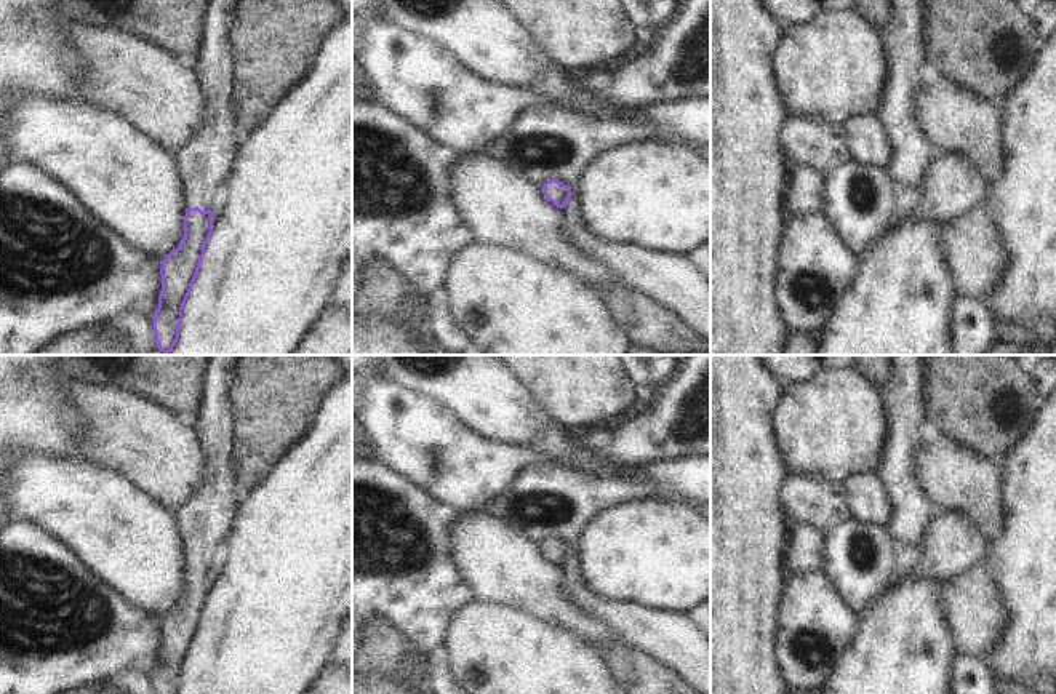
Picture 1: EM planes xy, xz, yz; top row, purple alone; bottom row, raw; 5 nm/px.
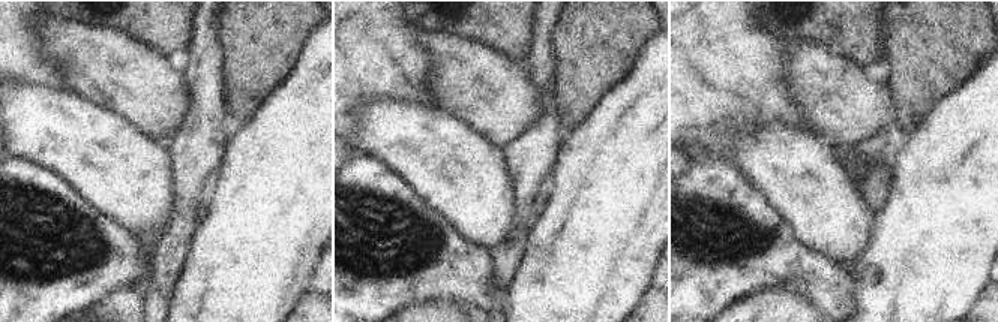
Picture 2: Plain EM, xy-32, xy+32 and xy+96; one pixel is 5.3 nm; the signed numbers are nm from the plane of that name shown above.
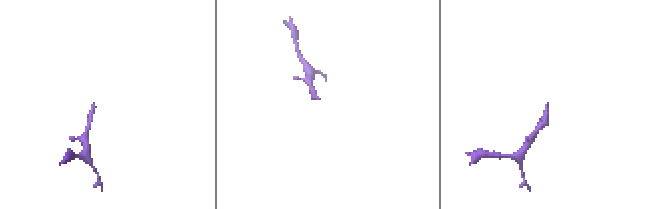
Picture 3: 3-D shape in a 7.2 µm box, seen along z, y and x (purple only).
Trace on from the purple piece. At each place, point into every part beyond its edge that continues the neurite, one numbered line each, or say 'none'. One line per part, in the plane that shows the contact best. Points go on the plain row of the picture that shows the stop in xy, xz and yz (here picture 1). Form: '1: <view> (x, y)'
1: xy (207, 520)

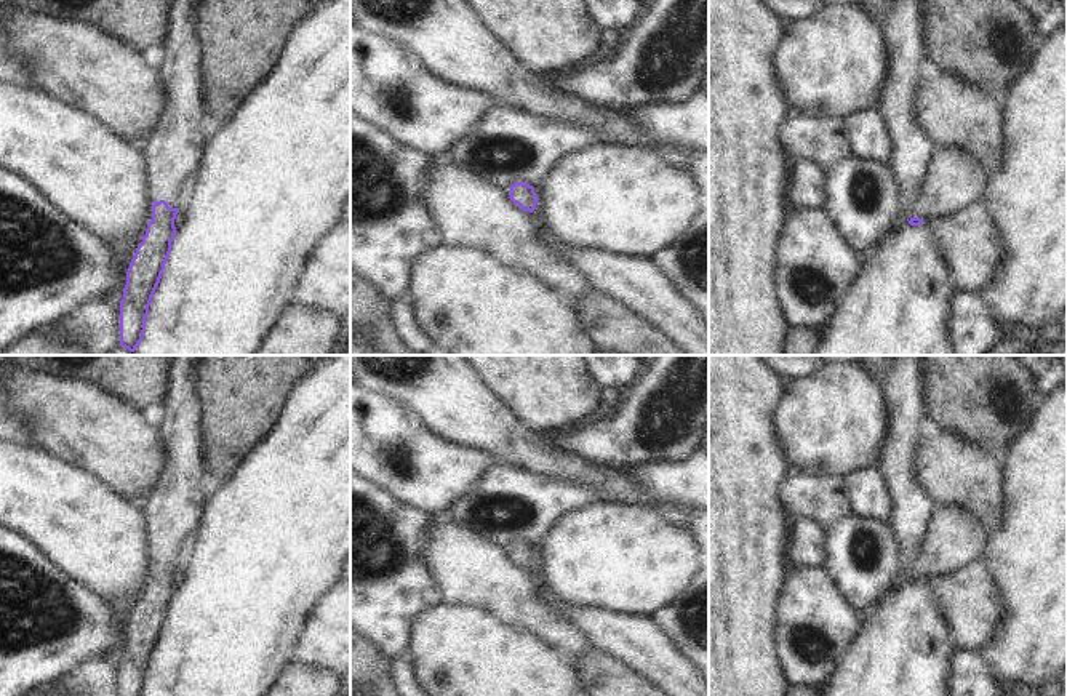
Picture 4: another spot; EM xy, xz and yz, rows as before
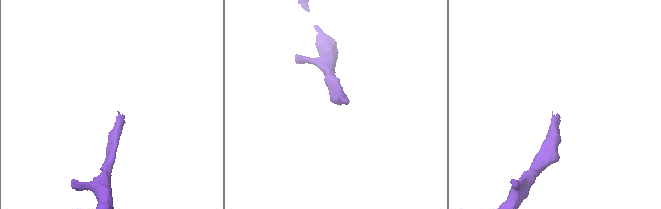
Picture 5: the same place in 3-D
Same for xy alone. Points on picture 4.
1: xy (175, 511)

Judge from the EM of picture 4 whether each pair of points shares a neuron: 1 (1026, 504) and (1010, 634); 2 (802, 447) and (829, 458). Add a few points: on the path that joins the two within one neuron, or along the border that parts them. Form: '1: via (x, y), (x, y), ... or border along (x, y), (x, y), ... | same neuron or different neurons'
1: via (1026, 536), (1026, 602) | same neuron
2: via (808, 447), (818, 447), (823, 452) | same neuron

